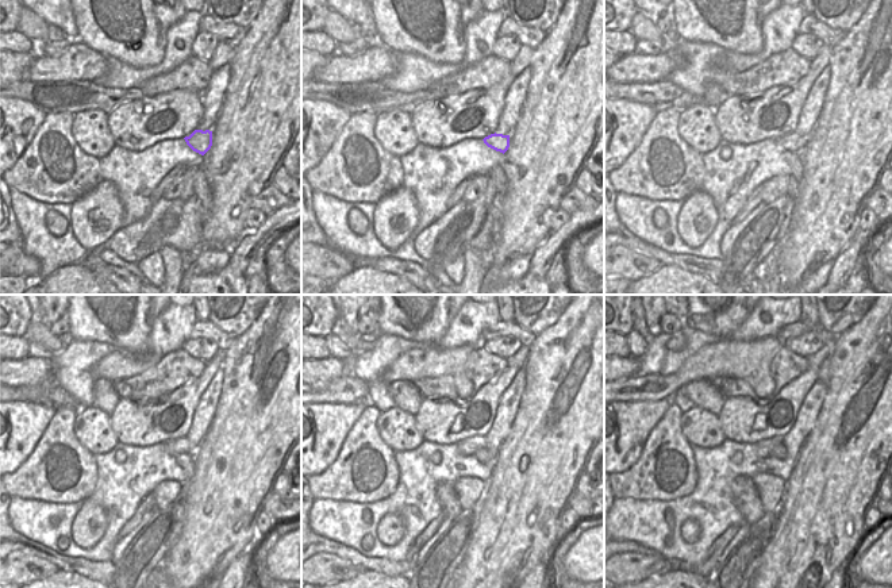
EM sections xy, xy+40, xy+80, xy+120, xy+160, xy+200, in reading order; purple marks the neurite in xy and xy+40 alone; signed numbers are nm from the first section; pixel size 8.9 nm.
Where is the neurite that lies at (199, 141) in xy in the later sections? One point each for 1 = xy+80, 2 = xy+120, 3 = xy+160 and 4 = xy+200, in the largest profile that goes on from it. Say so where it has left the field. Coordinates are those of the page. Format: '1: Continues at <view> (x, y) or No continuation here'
1: Continues at xy+80 (792, 143)
2: Continues at xy+120 (181, 446)
3: Continues at xy+160 (476, 446)
4: Continues at xy+200 (773, 448).

